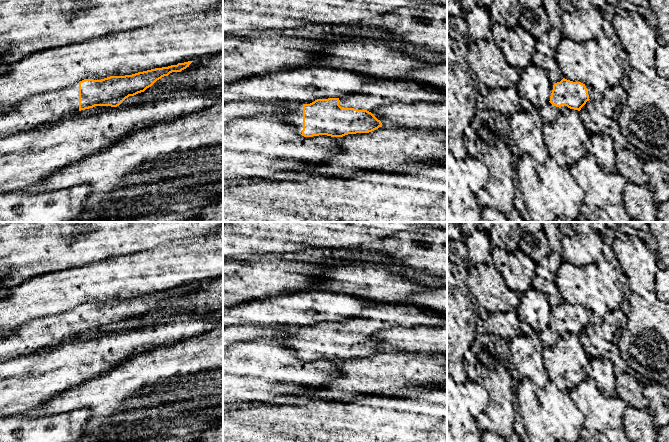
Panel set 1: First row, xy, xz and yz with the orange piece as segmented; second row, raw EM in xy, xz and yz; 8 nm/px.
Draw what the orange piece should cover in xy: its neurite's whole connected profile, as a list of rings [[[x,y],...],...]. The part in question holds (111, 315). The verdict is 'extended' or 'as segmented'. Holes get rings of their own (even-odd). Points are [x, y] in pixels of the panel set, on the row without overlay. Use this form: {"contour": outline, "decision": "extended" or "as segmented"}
{"contour": [[[192,286],[178,287],[177,289],[155,292],[132,299],[110,300],[101,304],[84,303],[65,313],[29,320],[10,335],[0,331],[0,362],[17,355],[37,352],[68,337],[75,337],[95,330],[117,331],[129,320],[144,316],[157,304],[172,296],[181,296],[189,291]]], "decision": "extended"}

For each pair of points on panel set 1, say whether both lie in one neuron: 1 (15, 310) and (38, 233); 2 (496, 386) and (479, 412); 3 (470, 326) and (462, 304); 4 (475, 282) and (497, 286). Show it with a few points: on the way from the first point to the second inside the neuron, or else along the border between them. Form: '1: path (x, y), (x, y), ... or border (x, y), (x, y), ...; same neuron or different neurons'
1: border (46, 272), (30, 277), (13, 288); different neurons
2: border (472, 381), (488, 393), (487, 416), (492, 421); different neurons
3: path (470, 321), (462, 309); same neuron
4: path (480, 282), (492, 286); same neuron

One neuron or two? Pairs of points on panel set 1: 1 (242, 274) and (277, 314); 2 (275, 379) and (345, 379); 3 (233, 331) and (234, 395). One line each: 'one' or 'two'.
1: two
2: two
3: two

